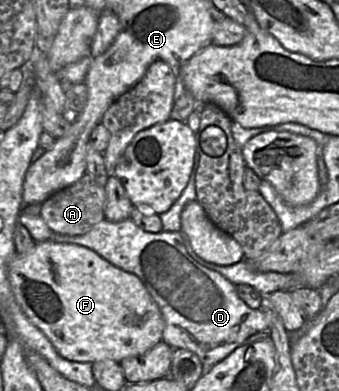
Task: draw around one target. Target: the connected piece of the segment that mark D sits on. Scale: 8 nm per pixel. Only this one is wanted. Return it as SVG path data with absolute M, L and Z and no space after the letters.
M21 212L18 222L25 226L37 243L53 241L84 246L115 266L138 276L163 316L165 327L162 340L172 348L187 349L198 355L203 365L203 374L244 344L251 335L268 331L264 311L261 308L250 308L239 297L233 283L194 260L180 232L146 232L131 218L120 222L111 222L105 218L89 232L79 236L53 232L40 215Z

